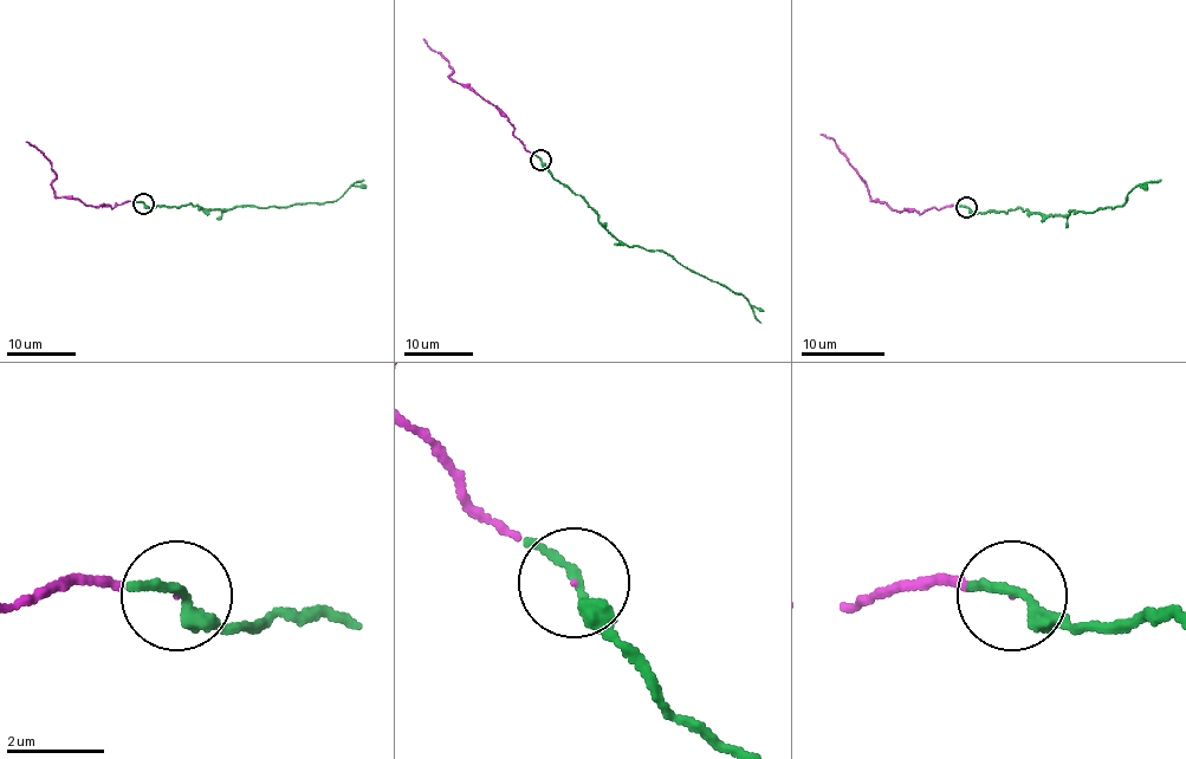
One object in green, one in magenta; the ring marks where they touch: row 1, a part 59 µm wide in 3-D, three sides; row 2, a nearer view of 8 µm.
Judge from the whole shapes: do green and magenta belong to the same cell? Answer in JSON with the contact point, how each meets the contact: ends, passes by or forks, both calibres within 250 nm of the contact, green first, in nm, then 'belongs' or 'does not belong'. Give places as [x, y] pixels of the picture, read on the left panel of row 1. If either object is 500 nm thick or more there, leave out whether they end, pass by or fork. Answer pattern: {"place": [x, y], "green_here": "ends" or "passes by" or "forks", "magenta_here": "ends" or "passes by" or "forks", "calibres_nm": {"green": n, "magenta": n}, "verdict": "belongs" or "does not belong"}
{"place": [143, 203], "green_here": "passes by", "magenta_here": "ends", "calibres_nm": {"green": 220, "magenta": 20}, "verdict": "belongs"}

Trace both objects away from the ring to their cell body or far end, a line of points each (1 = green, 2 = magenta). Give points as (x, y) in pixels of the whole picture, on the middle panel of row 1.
1: (540, 161), (592, 209), (619, 240), (663, 251), (684, 266), (726, 285), (745, 299), (762, 322)
2: (540, 161), (513, 135), (510, 121), (493, 105), (448, 76), (452, 70), (448, 62), (422, 39)

